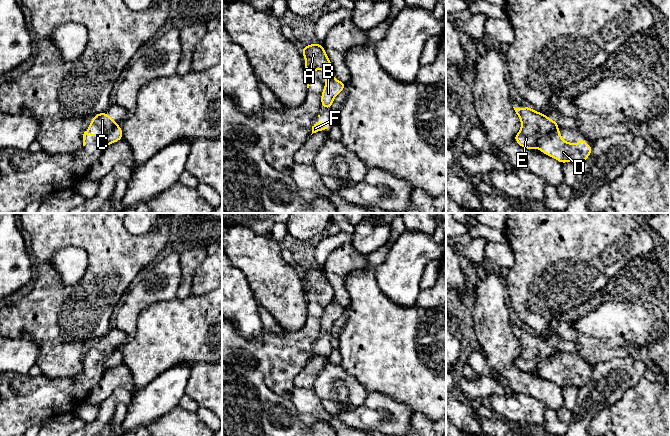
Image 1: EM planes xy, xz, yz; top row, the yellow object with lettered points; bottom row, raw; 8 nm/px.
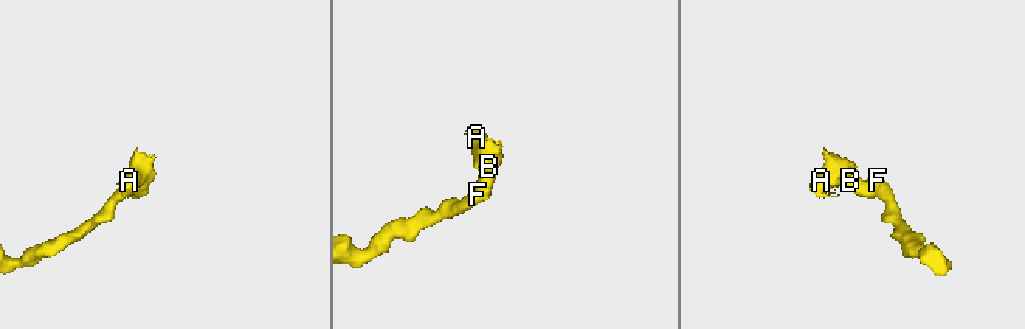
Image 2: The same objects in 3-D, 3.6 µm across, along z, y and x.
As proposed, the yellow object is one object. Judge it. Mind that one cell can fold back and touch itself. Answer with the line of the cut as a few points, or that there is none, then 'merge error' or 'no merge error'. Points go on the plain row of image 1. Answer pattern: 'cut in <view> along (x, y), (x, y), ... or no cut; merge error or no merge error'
cut in yz along (557, 350), (539, 361), (537, 371); merge error

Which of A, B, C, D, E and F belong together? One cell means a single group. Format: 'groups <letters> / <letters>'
groups A C E / B D F

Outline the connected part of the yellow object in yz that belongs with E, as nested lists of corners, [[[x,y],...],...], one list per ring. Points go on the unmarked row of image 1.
[[[531,331],[515,332],[521,345],[521,353],[514,360],[514,364],[525,373],[538,372],[538,363],[558,351],[558,346],[551,344],[543,337],[533,334]]]

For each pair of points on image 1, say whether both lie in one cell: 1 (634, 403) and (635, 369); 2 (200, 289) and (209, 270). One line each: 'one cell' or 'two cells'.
1: two cells
2: one cell

